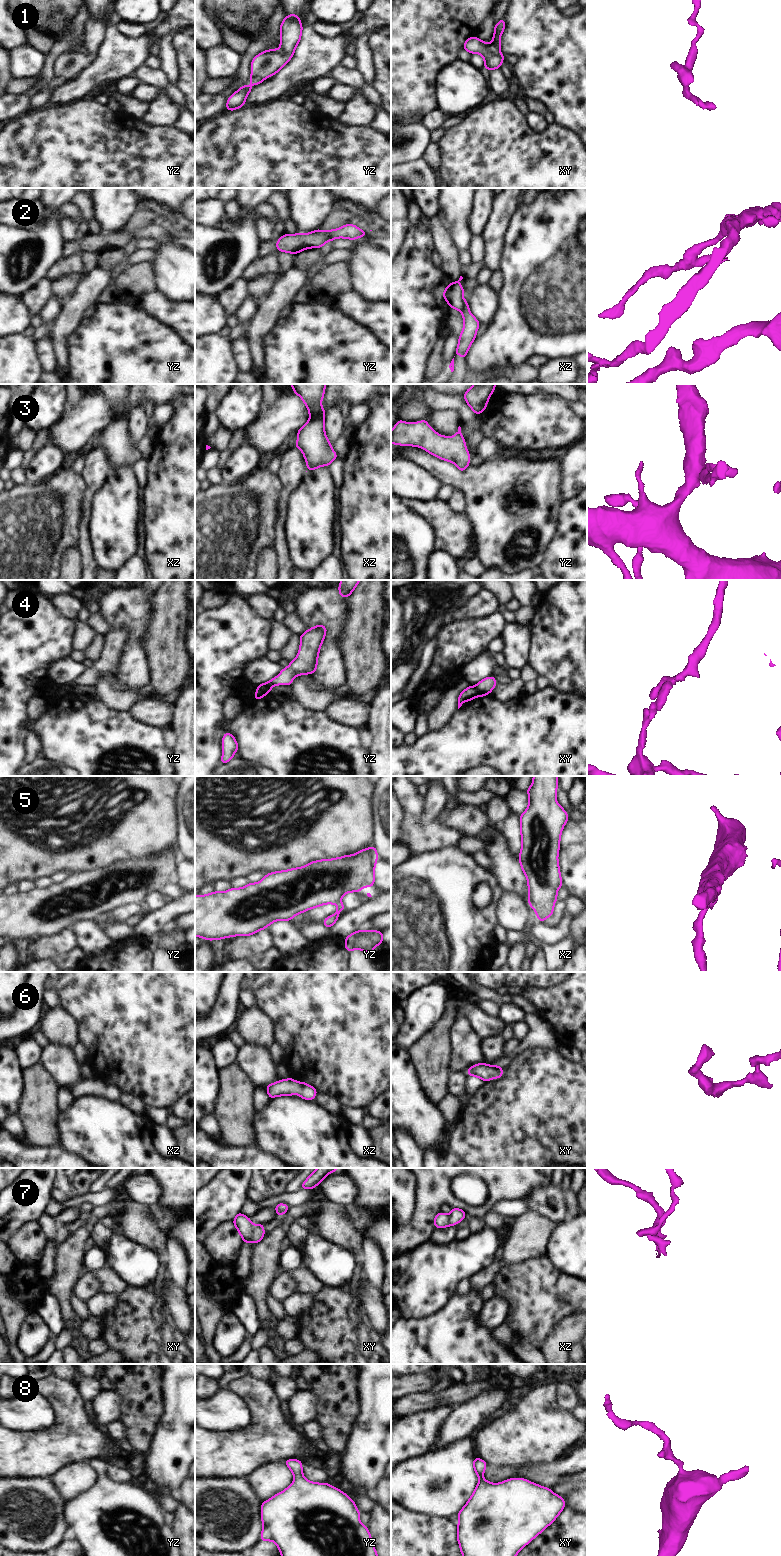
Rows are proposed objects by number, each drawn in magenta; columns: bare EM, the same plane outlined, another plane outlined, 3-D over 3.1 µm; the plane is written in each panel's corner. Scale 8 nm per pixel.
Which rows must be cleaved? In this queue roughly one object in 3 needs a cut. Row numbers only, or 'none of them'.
2, 4, 5, 7.

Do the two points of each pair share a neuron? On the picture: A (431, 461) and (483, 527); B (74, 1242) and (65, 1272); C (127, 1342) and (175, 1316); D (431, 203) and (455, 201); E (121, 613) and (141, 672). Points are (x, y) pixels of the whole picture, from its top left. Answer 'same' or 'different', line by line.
A: same
B: same
C: different
D: different
E: same

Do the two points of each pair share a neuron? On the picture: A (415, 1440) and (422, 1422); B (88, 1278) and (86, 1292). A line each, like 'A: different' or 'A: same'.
A: same
B: same

